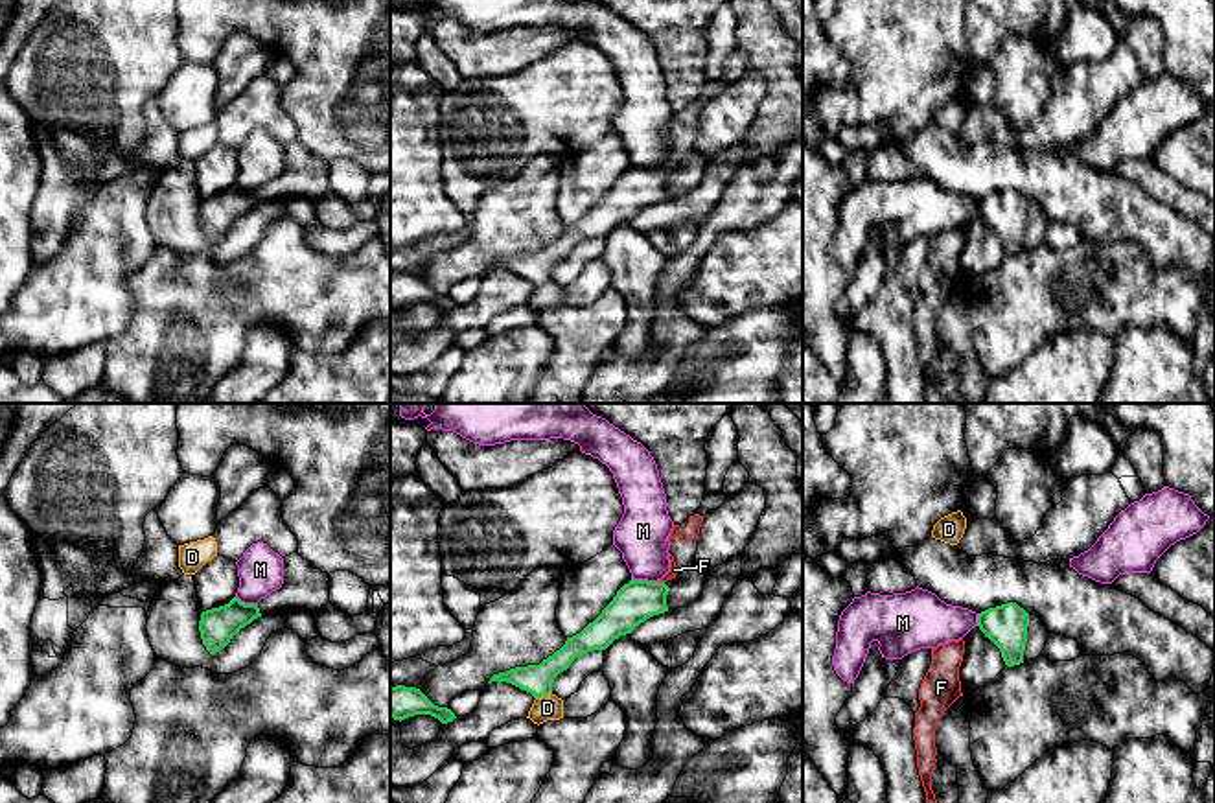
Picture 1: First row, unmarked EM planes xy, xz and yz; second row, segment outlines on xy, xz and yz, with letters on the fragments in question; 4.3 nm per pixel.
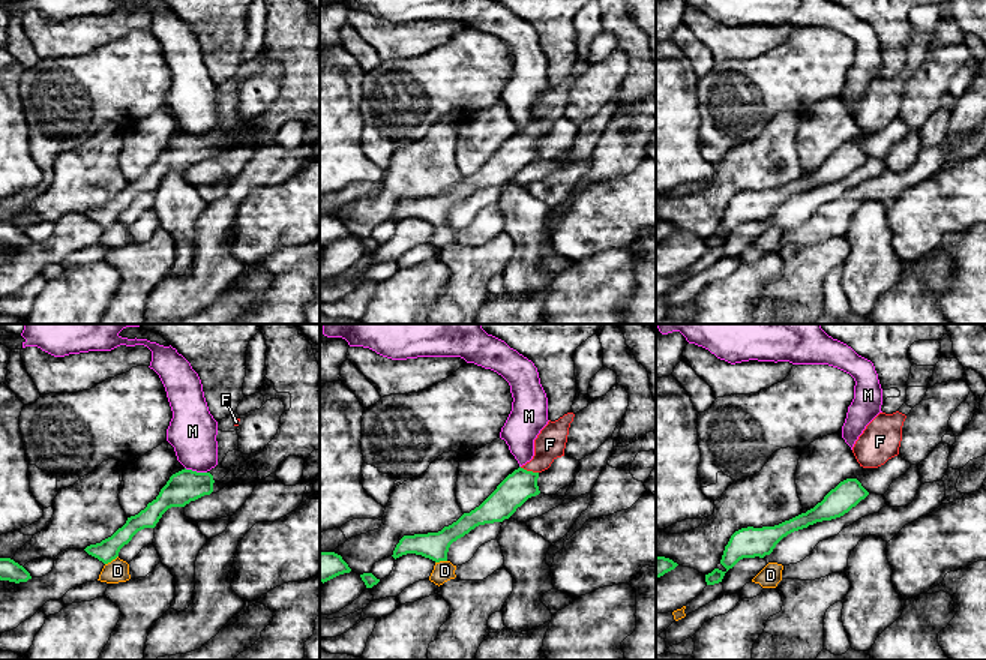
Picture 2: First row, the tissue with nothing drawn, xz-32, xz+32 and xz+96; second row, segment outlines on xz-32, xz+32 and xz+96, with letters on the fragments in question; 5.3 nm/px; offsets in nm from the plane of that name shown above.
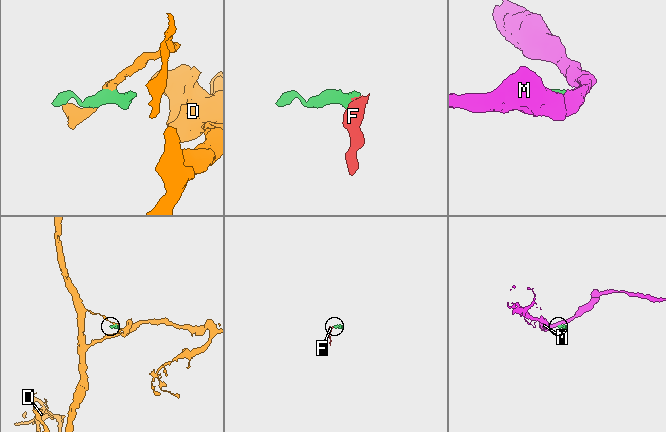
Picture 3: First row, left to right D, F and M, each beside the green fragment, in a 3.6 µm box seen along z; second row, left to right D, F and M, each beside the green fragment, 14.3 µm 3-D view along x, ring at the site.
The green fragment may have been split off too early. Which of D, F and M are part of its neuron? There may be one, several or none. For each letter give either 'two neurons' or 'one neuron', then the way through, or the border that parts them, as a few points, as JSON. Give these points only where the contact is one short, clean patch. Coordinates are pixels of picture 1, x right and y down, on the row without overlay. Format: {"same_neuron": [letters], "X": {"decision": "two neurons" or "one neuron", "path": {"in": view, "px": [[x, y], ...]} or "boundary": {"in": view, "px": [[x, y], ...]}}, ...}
{"same_neuron": ["F"], "D": {"decision": "two neurons", "boundary": {"in": "xz", "px": [[551, 279], [536, 286]]}}, "F": {"decision": "one neuron", "path": {"in": "xz", "px": [[636, 188], [645, 186], [661, 170], [674, 157]]}}, "M": {"decision": "two neurons", "boundary": {"in": "xz", "px": [[632, 164], [656, 170]]}}}

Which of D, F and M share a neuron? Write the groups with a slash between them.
D / F / M

